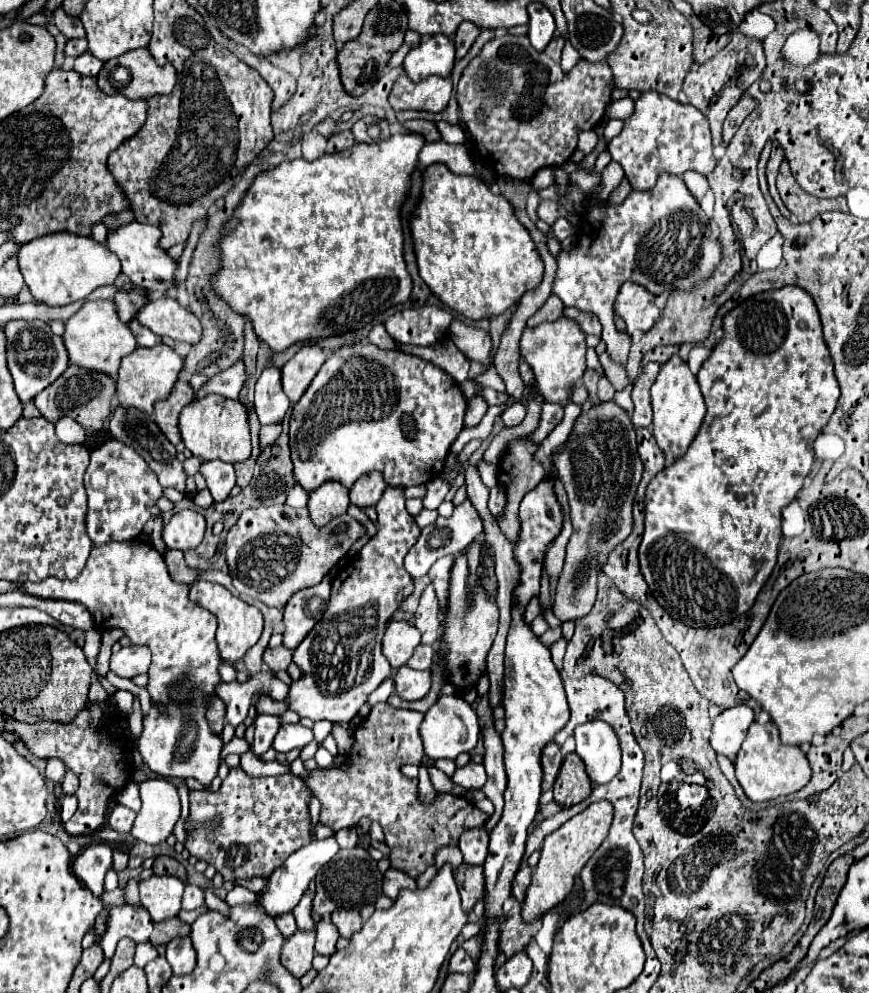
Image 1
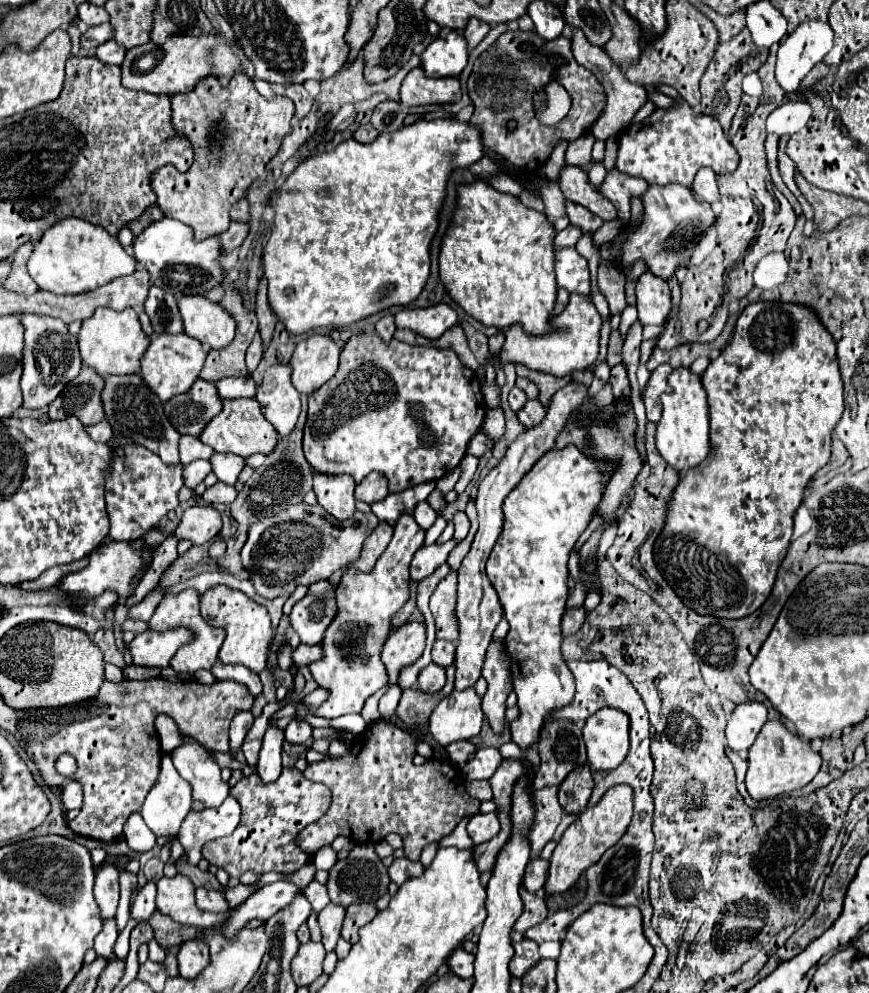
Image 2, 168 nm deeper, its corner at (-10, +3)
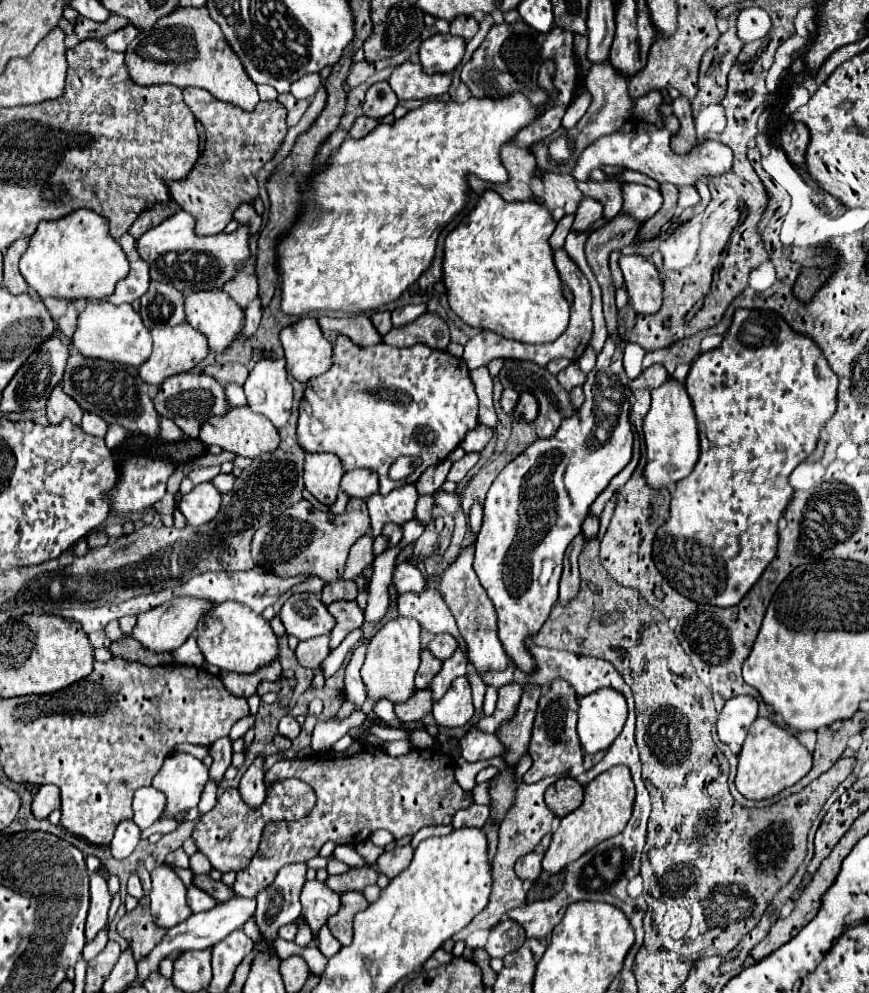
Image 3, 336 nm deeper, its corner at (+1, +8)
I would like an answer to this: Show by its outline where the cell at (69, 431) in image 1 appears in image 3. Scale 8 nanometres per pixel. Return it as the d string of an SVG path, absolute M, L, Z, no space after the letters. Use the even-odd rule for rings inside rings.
M84 412L80 426L84 428L86 434L90 434L90 436L98 436L98 438L104 438L106 428L108 428L108 424L106 424L100 416L94 416L94 414L90 414L90 412Z

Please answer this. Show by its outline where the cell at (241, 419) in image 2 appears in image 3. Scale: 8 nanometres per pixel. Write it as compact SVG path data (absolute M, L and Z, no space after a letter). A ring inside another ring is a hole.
M248 406L232 408L226 416L210 416L200 428L200 440L204 444L218 444L222 450L228 450L244 458L258 458L260 454L274 452L274 448L278 448L280 444L280 436L274 424L270 424L266 416L258 416L256 412L252 412Z

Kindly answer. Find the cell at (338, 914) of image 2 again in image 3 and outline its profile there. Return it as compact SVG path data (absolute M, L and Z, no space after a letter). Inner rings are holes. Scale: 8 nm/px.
M308 880L302 886L300 892L302 902L302 916L308 920L314 934L318 934L320 926L326 924L326 920L338 912L340 908L340 894L330 890L326 882L320 880Z

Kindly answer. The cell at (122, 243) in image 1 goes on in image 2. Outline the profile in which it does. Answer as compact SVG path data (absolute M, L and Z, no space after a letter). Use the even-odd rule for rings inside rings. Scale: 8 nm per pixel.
M175 219L155 221L133 239L133 257L149 271L151 283L167 293L173 293L175 297L201 295L219 285L223 279L223 271L217 263L219 253L217 237L195 241L193 229Z

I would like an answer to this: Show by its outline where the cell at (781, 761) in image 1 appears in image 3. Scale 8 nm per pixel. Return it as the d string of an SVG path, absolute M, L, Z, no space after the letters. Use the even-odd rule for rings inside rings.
M756 718L738 754L736 788L742 796L750 800L772 798L784 788L794 786L798 780L802 780L810 772L810 768L812 768L812 754L798 742L794 734L776 726L768 718Z

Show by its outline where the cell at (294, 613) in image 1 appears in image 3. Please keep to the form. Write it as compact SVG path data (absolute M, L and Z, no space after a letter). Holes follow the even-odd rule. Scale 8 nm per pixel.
M310 592L292 594L284 602L278 616L286 628L286 634L296 636L298 640L330 634L334 628L334 618L330 616L328 608L316 594Z

